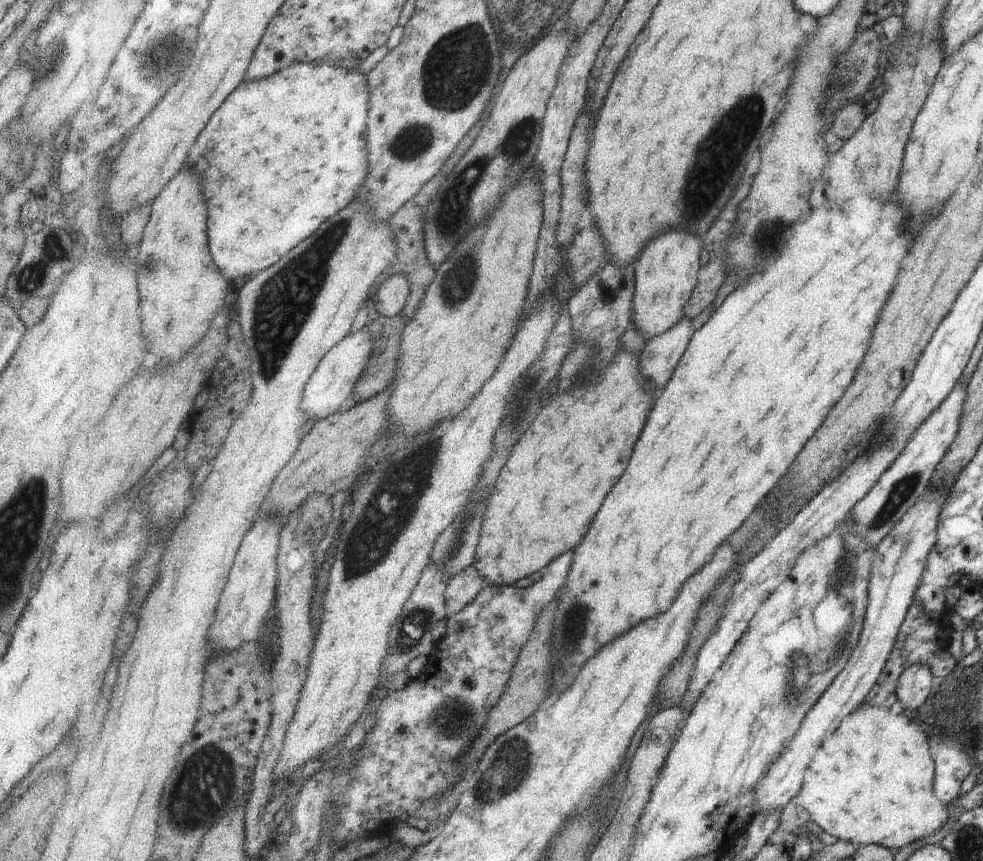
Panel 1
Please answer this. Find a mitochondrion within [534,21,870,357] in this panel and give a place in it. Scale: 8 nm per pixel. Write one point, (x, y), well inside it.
(719, 155)

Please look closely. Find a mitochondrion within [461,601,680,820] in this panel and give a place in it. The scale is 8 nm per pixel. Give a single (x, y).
(503, 774)

